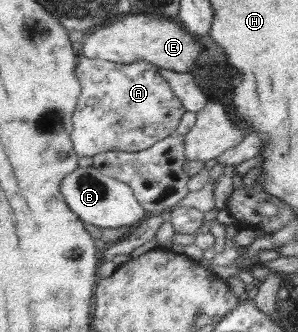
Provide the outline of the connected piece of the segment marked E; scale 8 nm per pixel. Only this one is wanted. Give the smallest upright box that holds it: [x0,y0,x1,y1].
[82,16,201,73]

